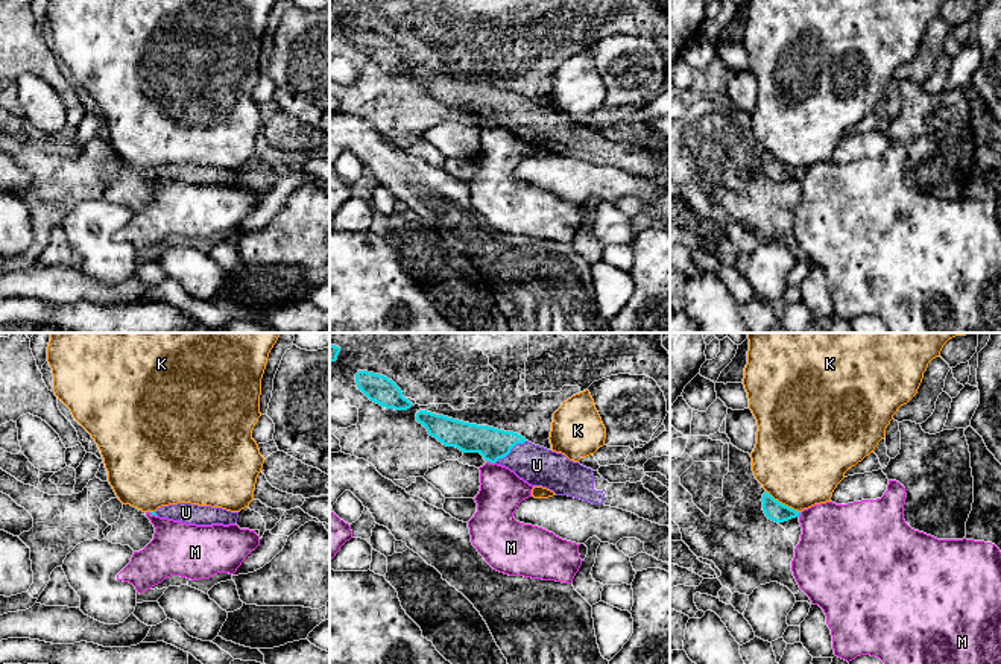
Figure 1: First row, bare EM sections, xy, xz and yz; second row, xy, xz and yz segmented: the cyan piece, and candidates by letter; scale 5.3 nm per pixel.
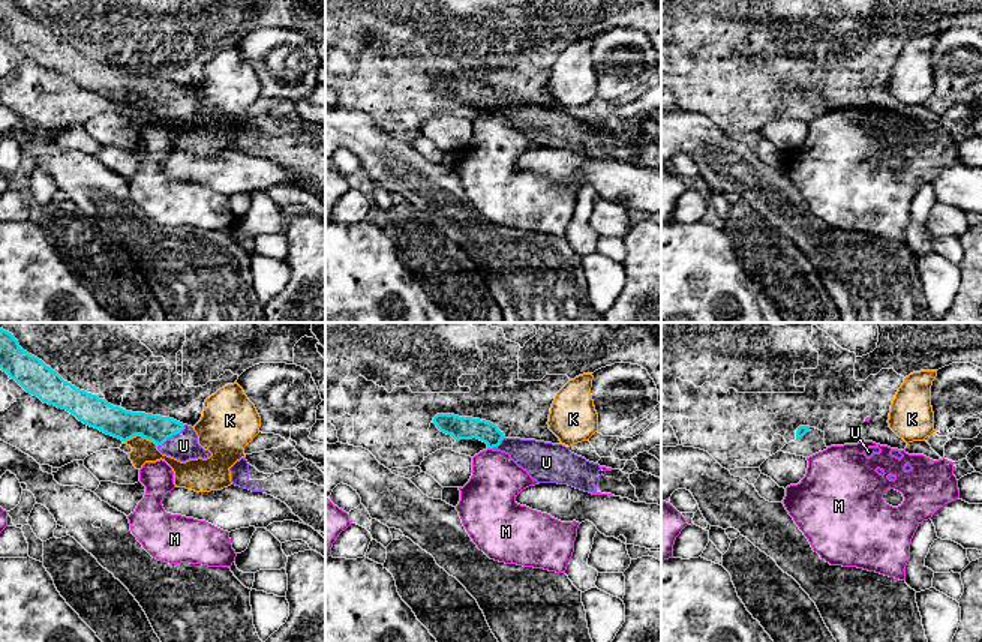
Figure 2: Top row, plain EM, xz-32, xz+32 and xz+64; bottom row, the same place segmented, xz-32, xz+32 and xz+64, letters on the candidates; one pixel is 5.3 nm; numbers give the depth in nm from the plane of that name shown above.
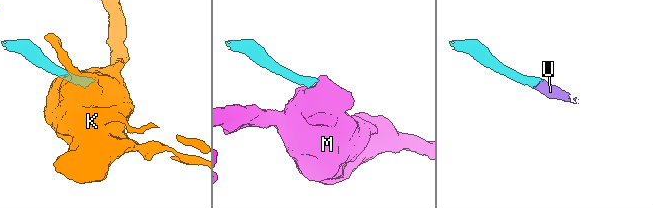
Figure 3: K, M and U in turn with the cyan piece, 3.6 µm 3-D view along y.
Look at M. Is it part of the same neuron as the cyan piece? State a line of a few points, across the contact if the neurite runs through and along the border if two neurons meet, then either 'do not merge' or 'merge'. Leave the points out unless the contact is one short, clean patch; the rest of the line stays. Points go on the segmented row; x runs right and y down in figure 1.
line xz (488, 461), (494, 464); do not merge

